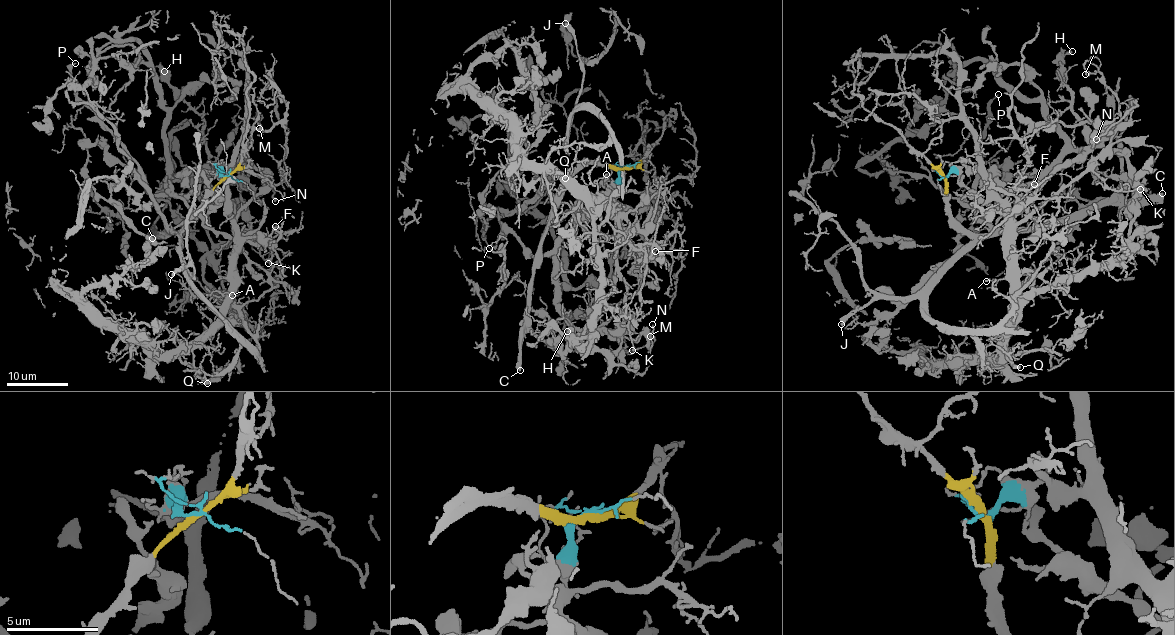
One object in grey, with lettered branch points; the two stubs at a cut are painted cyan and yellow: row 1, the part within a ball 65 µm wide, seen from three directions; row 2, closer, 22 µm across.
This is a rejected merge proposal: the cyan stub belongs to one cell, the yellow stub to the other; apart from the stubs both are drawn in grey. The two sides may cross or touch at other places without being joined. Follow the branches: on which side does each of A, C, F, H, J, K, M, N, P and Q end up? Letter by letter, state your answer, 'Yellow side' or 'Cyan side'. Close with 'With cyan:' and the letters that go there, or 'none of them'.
A: Cyan side
C: Yellow side
F: Cyan side
H: Cyan side
J: Yellow side
K: Cyan side
M: Cyan side
N: Cyan side
P: Yellow side
Q: Cyan side
With cyan: A, F, H, K, M, N, Q

